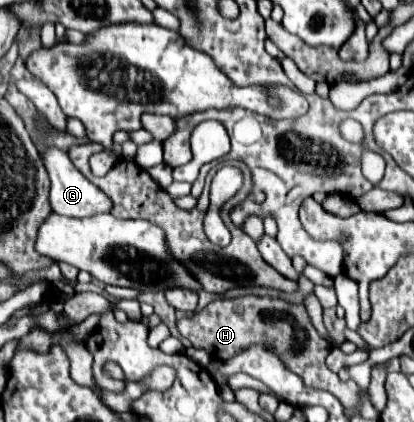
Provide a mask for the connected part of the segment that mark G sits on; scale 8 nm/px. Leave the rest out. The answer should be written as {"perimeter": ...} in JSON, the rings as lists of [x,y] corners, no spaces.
{"perimeter":[[[49,148],[43,156],[45,168],[49,172],[51,178],[51,208],[55,214],[61,216],[69,216],[69,218],[89,218],[93,214],[107,214],[113,208],[113,202],[107,198],[107,194],[103,190],[99,190],[97,186],[93,186],[93,182],[89,182],[69,160],[69,156],[57,148]]]}

